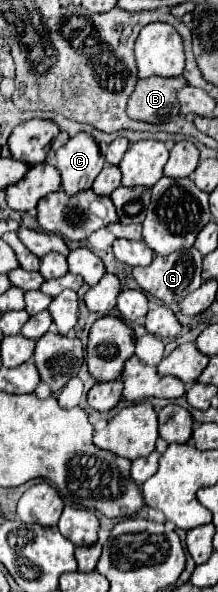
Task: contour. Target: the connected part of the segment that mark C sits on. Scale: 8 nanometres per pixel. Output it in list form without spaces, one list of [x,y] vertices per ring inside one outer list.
[[[79,133],[71,137],[57,153],[57,169],[61,173],[61,189],[67,195],[91,189],[95,177],[105,167],[105,159],[99,145],[89,133]]]

